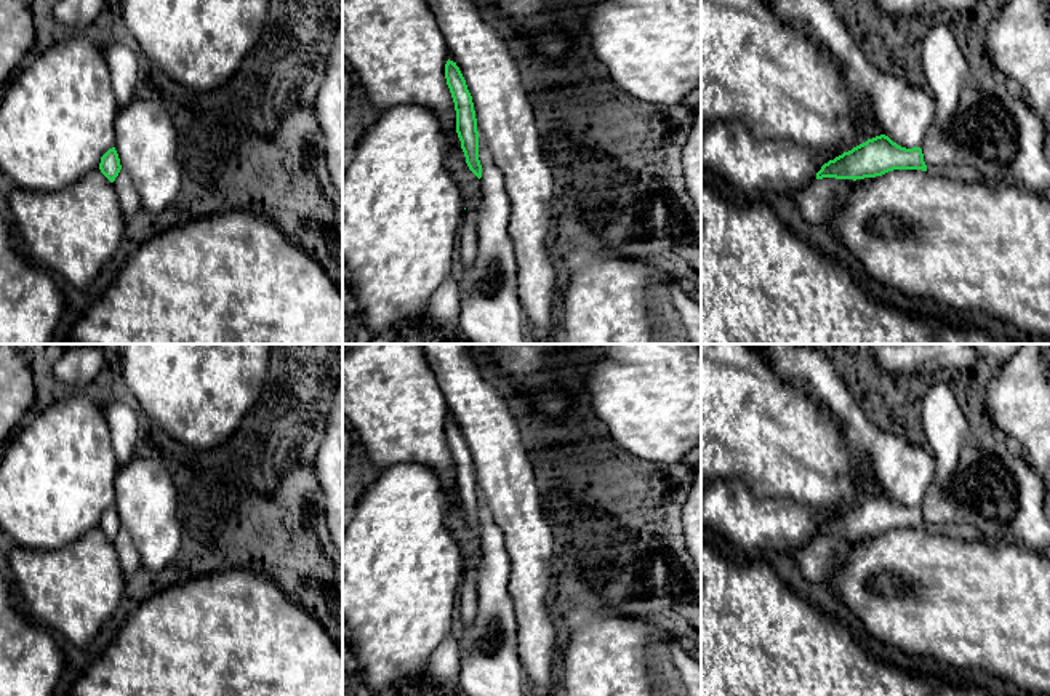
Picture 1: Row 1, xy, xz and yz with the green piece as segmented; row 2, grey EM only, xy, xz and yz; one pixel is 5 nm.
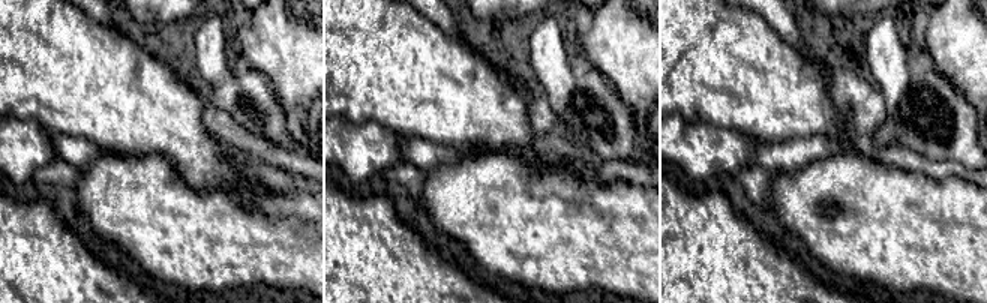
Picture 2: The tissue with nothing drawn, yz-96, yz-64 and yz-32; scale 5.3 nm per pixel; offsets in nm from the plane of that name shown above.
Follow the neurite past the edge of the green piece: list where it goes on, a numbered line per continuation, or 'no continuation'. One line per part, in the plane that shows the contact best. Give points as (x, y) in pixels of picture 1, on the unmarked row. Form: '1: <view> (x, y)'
no continuation

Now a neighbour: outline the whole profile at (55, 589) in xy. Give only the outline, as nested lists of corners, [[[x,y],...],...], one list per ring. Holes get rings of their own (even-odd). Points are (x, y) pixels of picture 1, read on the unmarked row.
[[[99,526],[61,549],[14,546],[6,562],[22,613],[77,656],[85,654],[126,594],[114,542]]]

